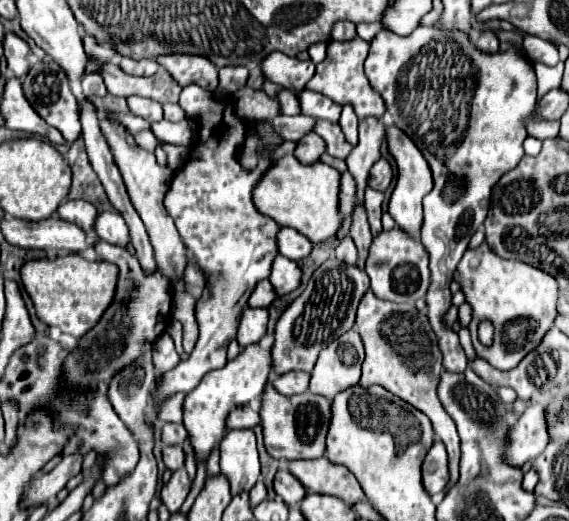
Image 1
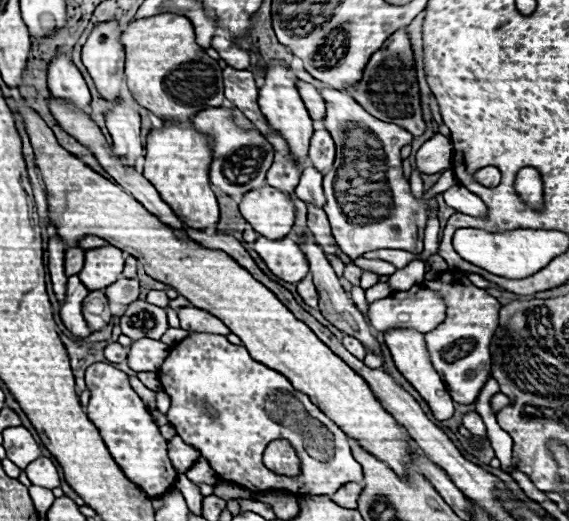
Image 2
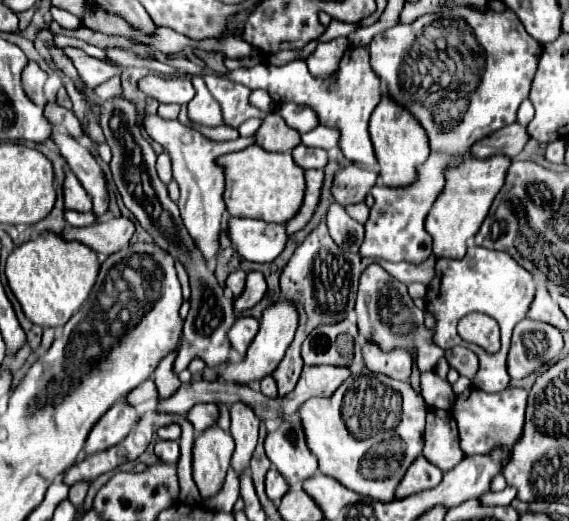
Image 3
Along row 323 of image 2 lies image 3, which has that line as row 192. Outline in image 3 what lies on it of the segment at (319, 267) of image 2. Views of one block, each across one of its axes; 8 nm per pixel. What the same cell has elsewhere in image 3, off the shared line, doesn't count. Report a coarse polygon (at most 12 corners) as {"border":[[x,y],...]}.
{"border":[[348,164],[334,174],[330,192],[340,206],[358,204],[378,178]]}

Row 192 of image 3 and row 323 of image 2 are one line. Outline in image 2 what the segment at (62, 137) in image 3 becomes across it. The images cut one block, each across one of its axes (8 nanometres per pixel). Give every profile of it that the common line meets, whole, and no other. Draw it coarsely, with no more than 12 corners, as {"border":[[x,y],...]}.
{"border":[[102,290],[82,304],[82,314],[94,330],[102,330],[112,314]]}

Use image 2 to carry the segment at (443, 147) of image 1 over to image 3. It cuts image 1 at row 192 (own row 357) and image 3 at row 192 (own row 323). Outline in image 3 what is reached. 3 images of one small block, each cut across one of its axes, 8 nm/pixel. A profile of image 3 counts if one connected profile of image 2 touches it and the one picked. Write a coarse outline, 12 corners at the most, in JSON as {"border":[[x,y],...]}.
{"border":[[510,158],[448,170],[426,216],[438,258],[464,258]]}

